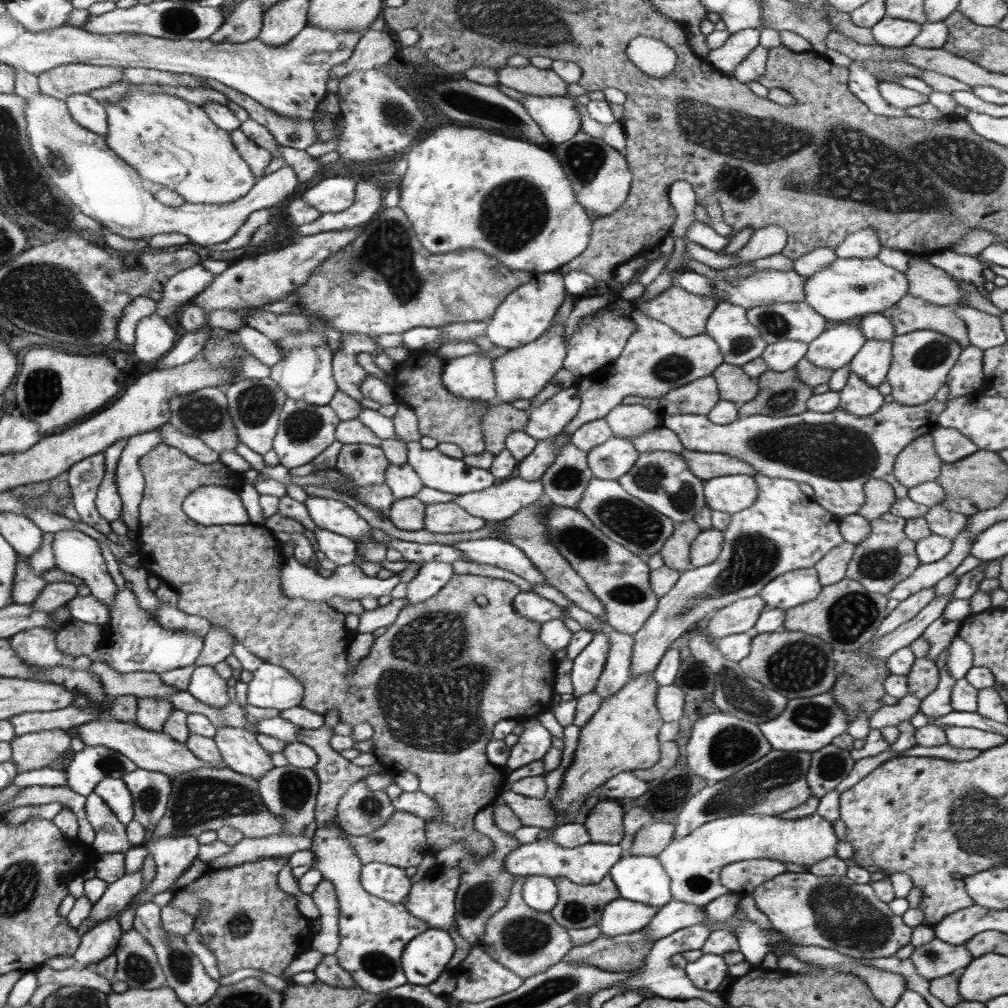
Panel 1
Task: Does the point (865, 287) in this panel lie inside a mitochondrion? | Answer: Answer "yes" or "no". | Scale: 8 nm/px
yes

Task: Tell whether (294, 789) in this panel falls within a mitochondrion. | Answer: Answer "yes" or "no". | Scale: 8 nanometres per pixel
yes

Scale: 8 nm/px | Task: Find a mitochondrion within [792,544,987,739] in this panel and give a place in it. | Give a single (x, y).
(848, 616)

